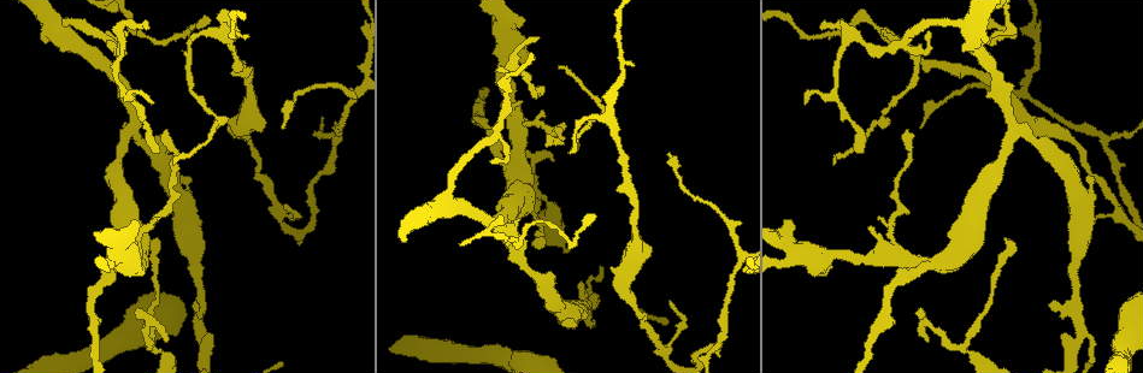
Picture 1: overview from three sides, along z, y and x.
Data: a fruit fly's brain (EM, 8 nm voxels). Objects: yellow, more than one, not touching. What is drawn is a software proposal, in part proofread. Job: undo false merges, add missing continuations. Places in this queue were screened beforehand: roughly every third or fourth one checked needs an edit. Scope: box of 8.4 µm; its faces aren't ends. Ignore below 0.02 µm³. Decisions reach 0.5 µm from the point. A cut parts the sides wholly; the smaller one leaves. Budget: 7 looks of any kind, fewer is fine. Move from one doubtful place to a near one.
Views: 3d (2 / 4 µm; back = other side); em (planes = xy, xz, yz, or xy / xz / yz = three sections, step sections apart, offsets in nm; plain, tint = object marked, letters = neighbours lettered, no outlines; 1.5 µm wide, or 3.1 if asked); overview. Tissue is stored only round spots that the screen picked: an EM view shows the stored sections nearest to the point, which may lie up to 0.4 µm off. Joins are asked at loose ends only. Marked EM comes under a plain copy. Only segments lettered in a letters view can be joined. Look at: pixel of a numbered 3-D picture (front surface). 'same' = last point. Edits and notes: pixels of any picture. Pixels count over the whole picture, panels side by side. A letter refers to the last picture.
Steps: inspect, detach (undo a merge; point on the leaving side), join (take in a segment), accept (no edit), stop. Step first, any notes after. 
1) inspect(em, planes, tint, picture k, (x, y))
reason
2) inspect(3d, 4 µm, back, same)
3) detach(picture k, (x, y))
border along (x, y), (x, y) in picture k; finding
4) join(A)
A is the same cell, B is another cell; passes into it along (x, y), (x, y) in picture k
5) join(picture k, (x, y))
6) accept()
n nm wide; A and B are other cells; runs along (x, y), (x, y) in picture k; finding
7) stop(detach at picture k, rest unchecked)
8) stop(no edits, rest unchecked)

inspect(em, planes, letters, picture 1, (543, 239))
tapers out

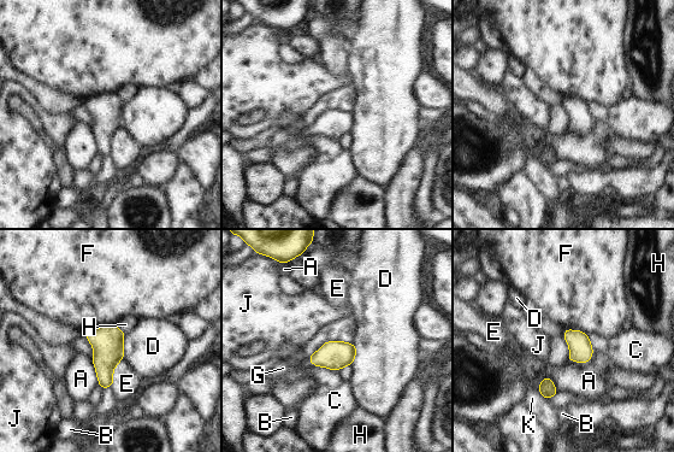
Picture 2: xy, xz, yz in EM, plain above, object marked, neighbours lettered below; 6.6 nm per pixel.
join(G)
E touches over 220 nm; G is the same cell, A, B, C, D, E, F, H, J and K are other cells; passes into it along (332, 354), (312, 363), (283, 368) in picture 2; it goes on there

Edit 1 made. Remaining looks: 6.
inspect(3d, 2 µm, picture 1, (1078, 346))
sharp bend

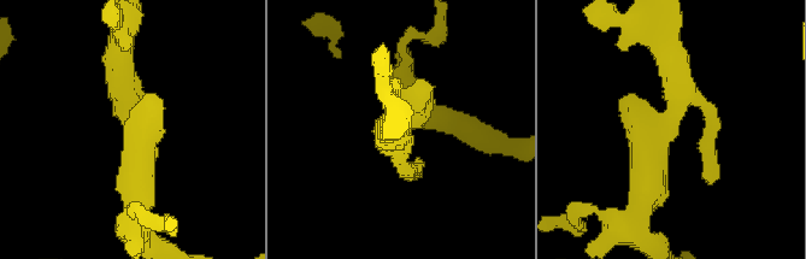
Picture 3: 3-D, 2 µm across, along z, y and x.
inspect(em, xy, step 8, tint, picture 3, (666, 127))
now the EM

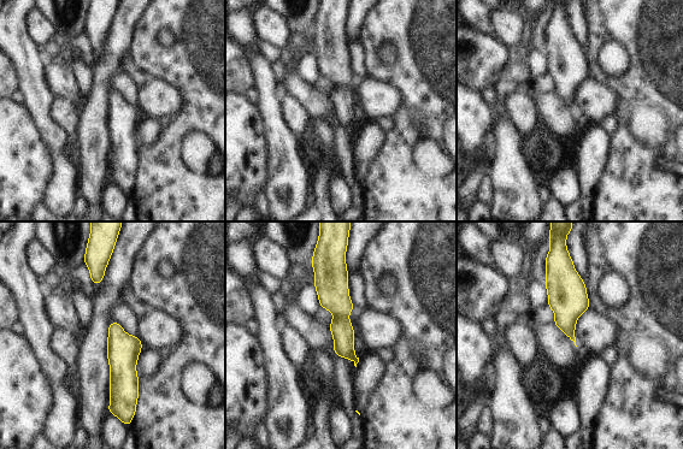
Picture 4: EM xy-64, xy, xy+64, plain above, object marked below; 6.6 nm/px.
inspect(em, xz, step 8, letters, same)
another direction

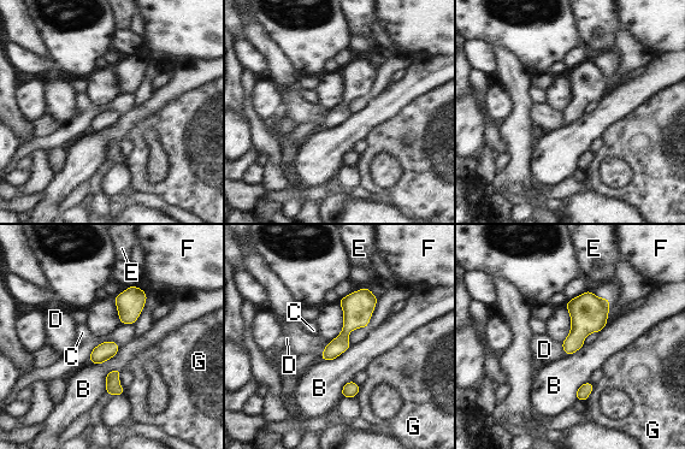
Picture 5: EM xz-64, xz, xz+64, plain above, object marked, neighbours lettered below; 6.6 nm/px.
accept()
B, C, D, E, F and G are other cells; border along (352, 344), (332, 359), (320, 359) in picture 5; all the same neuron

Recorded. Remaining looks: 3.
inspect(3d, 4 µm, picture 1, (183, 34))
abrupt turn

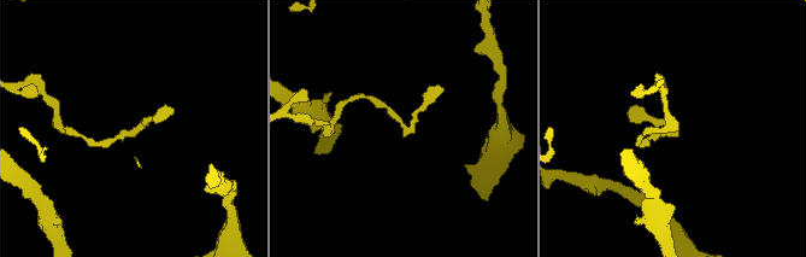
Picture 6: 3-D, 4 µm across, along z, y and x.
inspect(em, xz, step 4, tint, picture 6, (407, 129))
now the EM

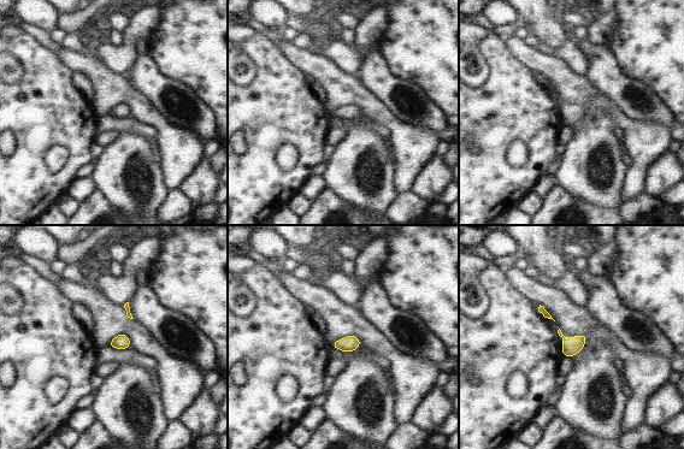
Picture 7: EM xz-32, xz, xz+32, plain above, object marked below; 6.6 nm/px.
inspect(em, planes, letters, same)

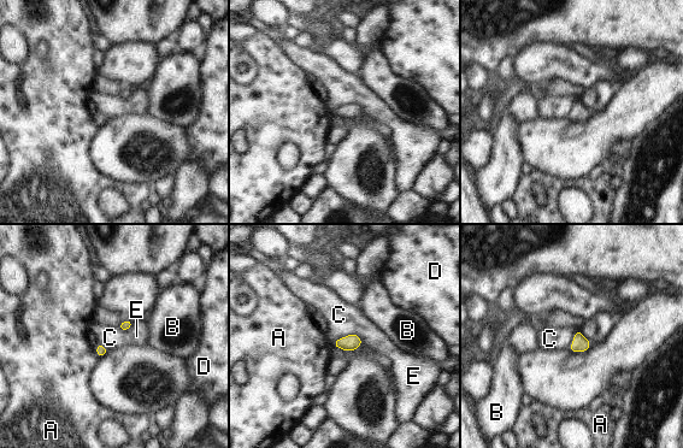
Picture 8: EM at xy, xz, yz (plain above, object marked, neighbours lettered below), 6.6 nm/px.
accept()
C touches over 140 nm; A, B, C, D and E are other cells; border along (577, 330), (572, 343), (567, 348) in picture 8; one neuron here

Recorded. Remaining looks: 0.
stop(join at picture 2, rest unchecked)

